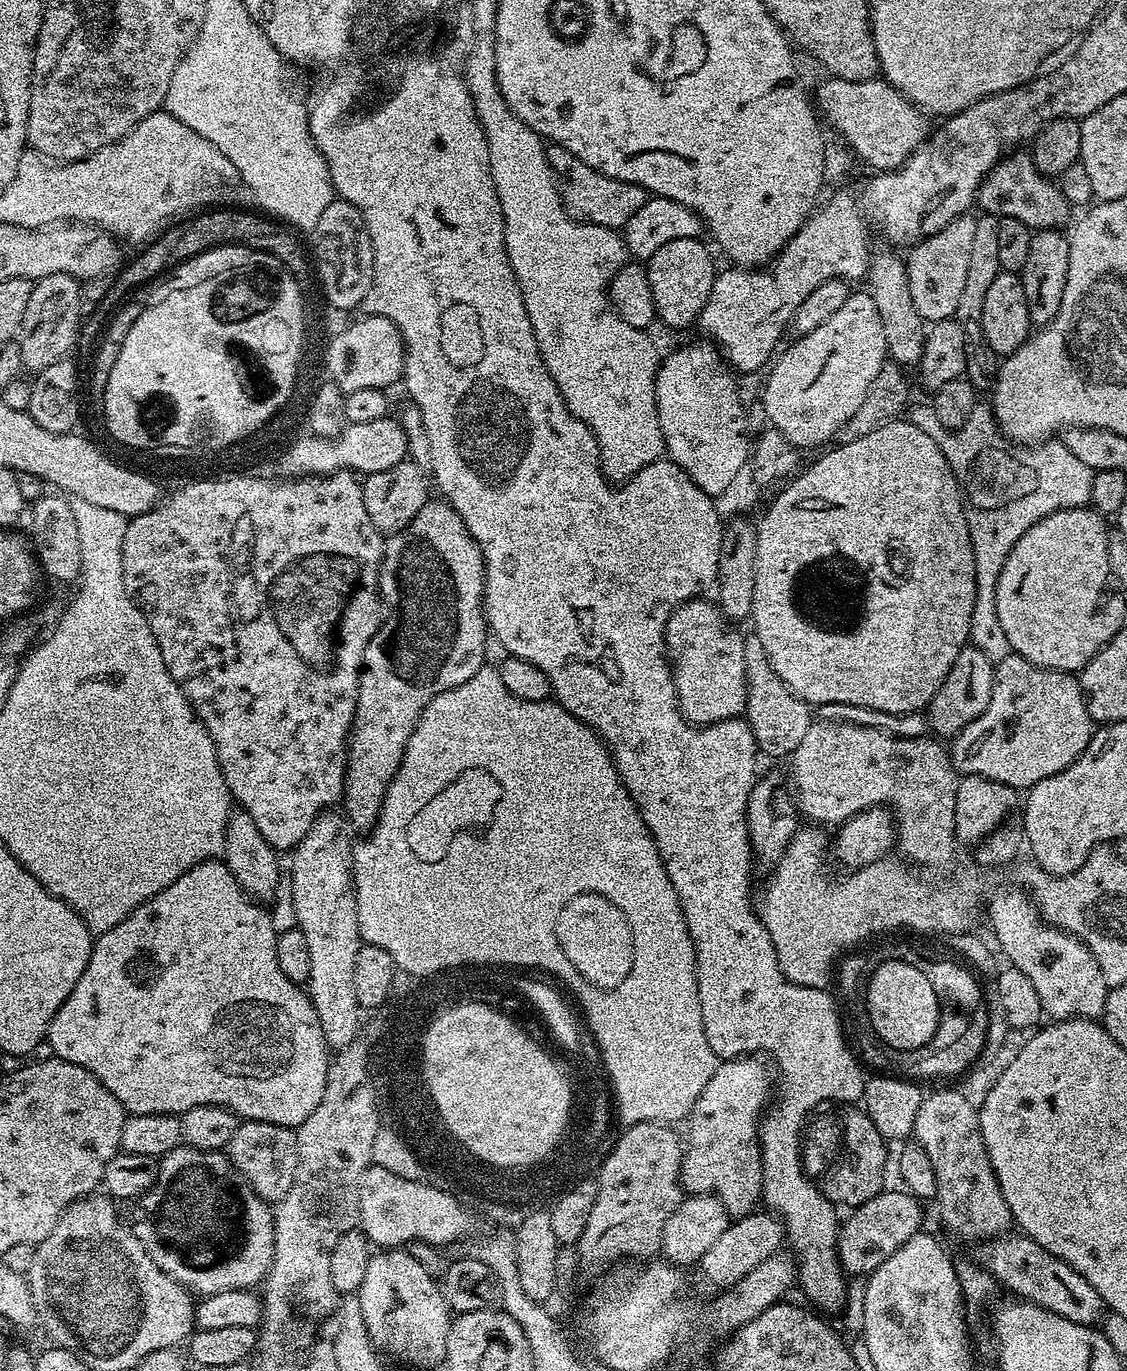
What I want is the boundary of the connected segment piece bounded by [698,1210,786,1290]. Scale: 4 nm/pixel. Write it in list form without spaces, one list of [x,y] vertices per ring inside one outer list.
[[[767,1210],[751,1212],[748,1216],[733,1219],[728,1228],[722,1230],[722,1235],[715,1240],[714,1246],[702,1254],[698,1271],[704,1275],[706,1283],[713,1284],[713,1289],[729,1288],[738,1282],[738,1278],[746,1278],[754,1266],[762,1266],[770,1254],[781,1251],[785,1240],[784,1226],[773,1213]]]

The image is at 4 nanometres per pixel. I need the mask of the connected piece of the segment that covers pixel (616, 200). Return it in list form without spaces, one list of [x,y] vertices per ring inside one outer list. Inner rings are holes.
[[[552,144],[547,153],[550,170],[556,179],[556,189],[562,198],[564,209],[578,222],[623,230],[626,222],[630,222],[630,218],[634,218],[634,214],[642,210],[646,193],[636,184],[610,178],[594,170],[594,166],[586,166],[582,158],[570,154],[570,150],[566,150],[561,144]]]

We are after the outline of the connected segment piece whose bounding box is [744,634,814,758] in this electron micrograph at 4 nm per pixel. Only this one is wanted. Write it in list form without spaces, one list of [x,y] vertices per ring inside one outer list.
[[[744,636],[744,657],[746,658],[746,706],[744,716],[748,721],[750,730],[756,739],[757,749],[768,756],[791,757],[794,750],[798,750],[798,742],[810,730],[814,719],[813,709],[794,695],[788,689],[788,684],[778,678],[774,672],[774,666],[770,666],[770,658],[758,642],[758,638]]]

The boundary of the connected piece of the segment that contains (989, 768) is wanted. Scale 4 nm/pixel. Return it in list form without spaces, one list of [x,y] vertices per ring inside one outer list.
[[[1015,654],[995,661],[994,690],[990,706],[957,734],[950,744],[952,765],[960,776],[981,776],[1002,782],[1017,790],[1034,787],[1042,778],[1050,778],[1066,770],[1086,750],[1094,731],[1094,722],[1086,706],[1079,679],[1071,672],[1055,672],[1038,668]]]

